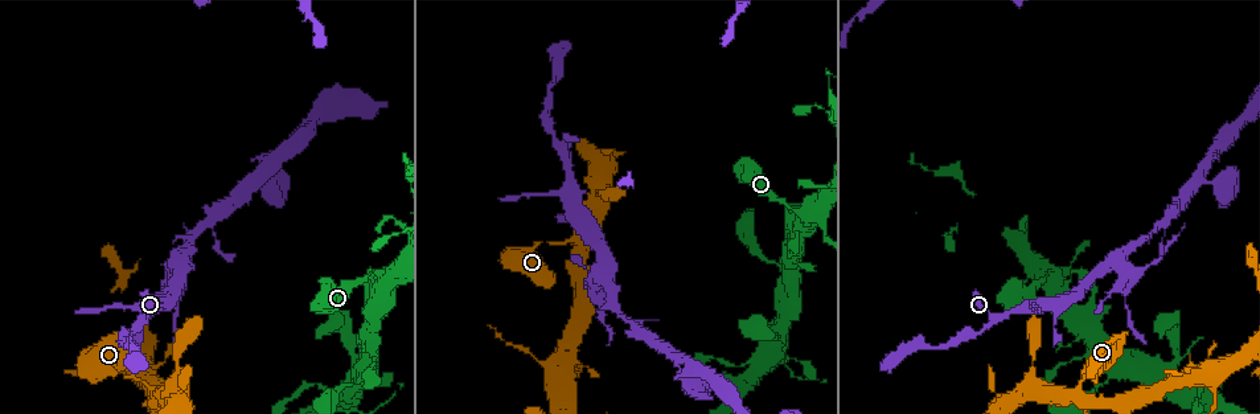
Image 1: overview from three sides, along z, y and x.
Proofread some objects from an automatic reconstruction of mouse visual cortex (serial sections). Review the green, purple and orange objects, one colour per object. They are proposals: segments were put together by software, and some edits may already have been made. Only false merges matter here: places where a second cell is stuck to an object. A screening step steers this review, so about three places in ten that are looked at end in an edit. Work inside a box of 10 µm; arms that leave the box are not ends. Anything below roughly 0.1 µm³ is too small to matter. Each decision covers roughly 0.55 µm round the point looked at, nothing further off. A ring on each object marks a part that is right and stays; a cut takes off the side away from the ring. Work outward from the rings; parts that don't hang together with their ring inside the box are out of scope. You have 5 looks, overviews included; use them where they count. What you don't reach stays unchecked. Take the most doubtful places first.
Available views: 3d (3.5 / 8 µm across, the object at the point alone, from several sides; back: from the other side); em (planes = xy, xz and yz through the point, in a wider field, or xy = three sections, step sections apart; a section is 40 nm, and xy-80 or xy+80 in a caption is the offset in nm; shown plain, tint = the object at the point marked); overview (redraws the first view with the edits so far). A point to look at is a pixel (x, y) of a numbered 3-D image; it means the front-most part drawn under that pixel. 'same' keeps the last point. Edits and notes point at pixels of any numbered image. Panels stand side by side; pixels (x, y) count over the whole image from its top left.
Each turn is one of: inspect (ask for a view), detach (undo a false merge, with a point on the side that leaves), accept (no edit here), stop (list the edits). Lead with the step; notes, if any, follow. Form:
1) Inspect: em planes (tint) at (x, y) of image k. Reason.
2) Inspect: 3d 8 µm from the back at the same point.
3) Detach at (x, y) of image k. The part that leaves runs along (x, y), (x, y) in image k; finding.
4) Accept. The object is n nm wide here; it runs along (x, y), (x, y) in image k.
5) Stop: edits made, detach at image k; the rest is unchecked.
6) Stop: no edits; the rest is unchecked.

Inspect: 3d 3.5 µm at (617, 305) of image 1. Calibre changes.

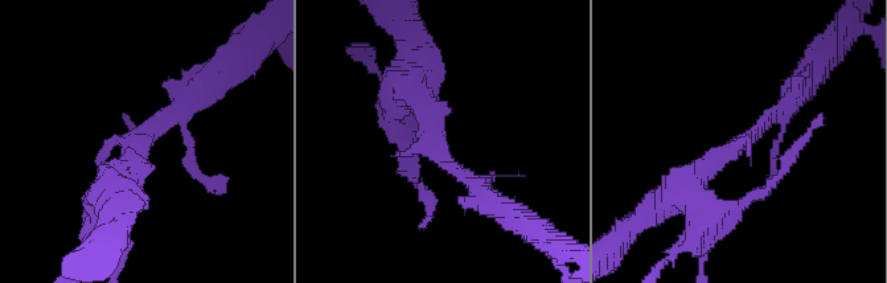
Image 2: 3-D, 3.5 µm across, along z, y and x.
Inspect: em xy step 5 (tint) at (435, 144) of image 2.

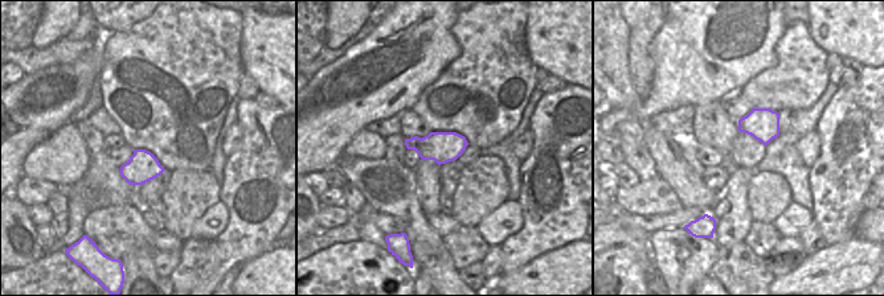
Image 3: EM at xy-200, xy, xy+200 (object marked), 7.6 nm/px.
Accept. It runs along (673, 191), (686, 187), (795, 98) in image 2; one cell here.

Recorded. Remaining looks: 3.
Inspect: 3d 3.5 µm from the back at (802, 211) of image 1. Narrows sharply.

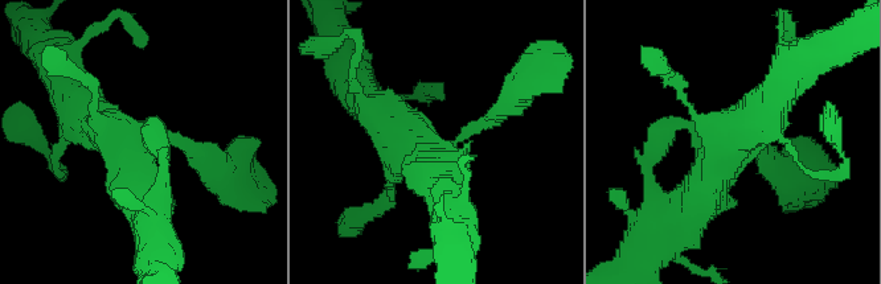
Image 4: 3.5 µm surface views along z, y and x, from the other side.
Inspect: em planes (tint) at (434, 143) of image 4. 4 arms meet here; the arms are 200, 200, 500, 500 nm wide.

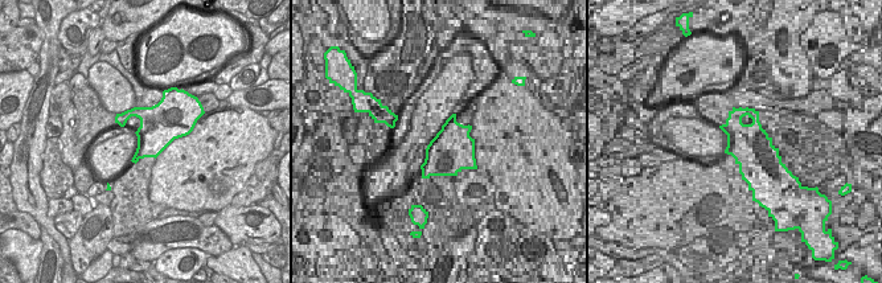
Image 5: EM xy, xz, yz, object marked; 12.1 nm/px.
Accept. It runs along (500, 111), (435, 178) in image 4; all the same cell.

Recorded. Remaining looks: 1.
Stop: no edits; the rest is unchecked.

